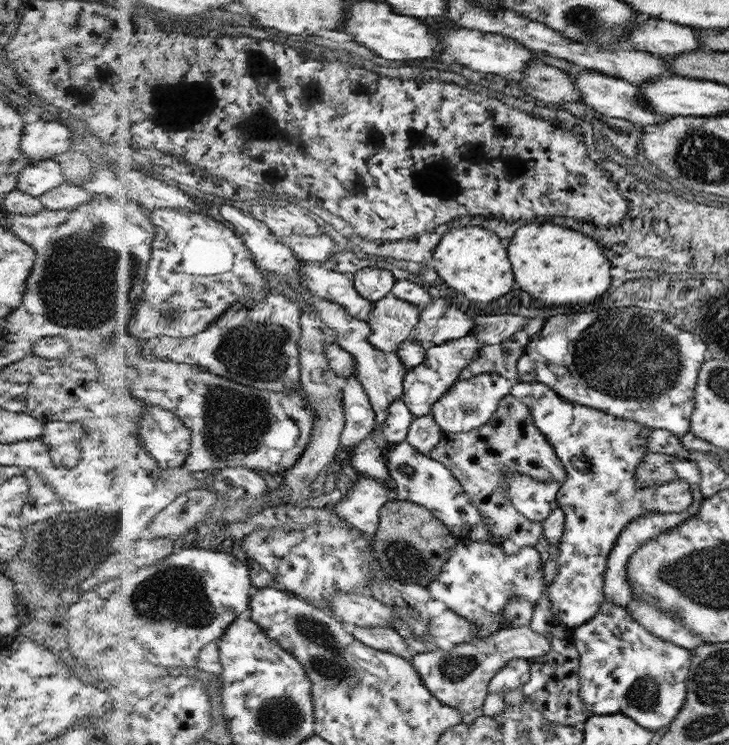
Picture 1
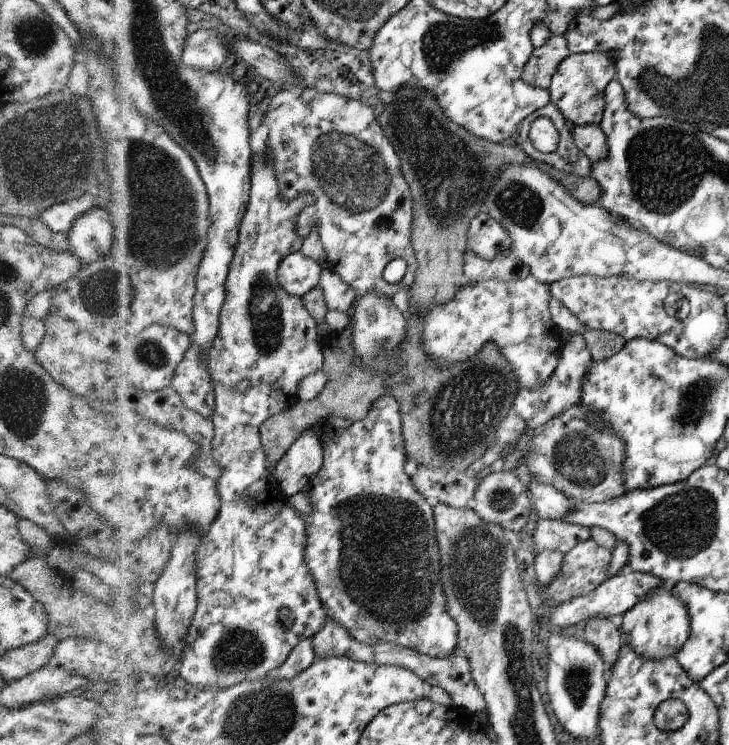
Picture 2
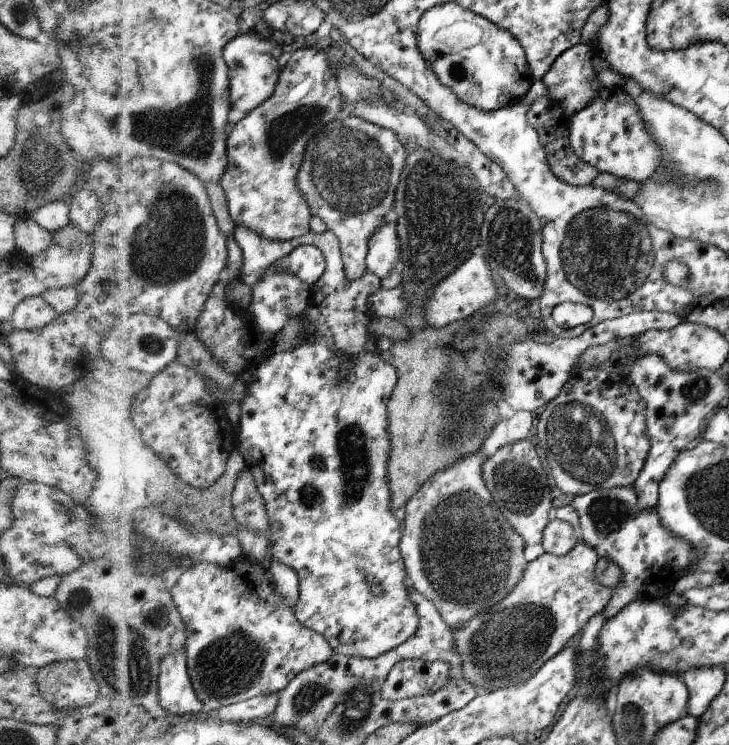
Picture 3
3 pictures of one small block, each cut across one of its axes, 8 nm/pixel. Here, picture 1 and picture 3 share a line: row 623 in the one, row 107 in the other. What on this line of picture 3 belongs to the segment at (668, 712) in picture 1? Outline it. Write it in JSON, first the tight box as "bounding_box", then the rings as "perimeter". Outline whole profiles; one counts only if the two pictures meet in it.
{"bounding_box":[567,85,665,184],"perimeter":[[[622,85],[613,89],[601,88],[593,102],[569,116],[567,136],[570,149],[579,160],[590,164],[599,173],[609,173],[639,184],[653,176],[657,166],[665,160],[661,158],[657,142],[653,142],[649,130],[645,130],[645,124],[641,122],[641,110]]]}

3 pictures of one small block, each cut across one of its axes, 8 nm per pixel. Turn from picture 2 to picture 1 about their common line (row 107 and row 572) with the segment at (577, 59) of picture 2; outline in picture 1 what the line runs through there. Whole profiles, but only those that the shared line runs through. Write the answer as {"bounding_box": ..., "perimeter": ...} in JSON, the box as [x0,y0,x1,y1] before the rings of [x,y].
{"bounding_box":[511,381,692,628],"perimeter":[[[536,381],[512,382],[511,397],[527,406],[535,426],[547,437],[549,445],[555,450],[556,456],[564,465],[567,478],[561,483],[556,494],[557,507],[565,514],[564,530],[557,543],[555,558],[555,575],[547,585],[547,598],[551,614],[567,628],[585,624],[600,610],[604,602],[603,582],[604,571],[607,570],[609,551],[612,550],[621,531],[633,520],[639,519],[647,511],[660,513],[681,512],[692,504],[692,492],[688,482],[683,479],[671,480],[667,484],[653,484],[641,488],[637,481],[637,466],[647,458],[649,429],[620,417],[610,416],[584,405],[565,401],[546,384]]]}

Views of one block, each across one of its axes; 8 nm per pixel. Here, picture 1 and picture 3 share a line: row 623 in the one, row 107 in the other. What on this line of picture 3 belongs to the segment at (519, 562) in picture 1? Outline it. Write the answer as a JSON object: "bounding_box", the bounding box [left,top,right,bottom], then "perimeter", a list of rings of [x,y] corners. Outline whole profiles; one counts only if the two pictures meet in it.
{"bounding_box":[416,1,533,111],"perimeter":[[[453,1],[433,6],[431,10],[427,10],[420,18],[420,24],[417,25],[416,38],[421,56],[429,62],[429,66],[437,74],[437,80],[449,90],[453,90],[457,100],[477,110],[494,111],[518,102],[533,84],[532,71],[529,70],[527,55],[521,43],[517,42],[507,30],[501,30],[496,23],[489,22],[489,19],[461,8]]]}

